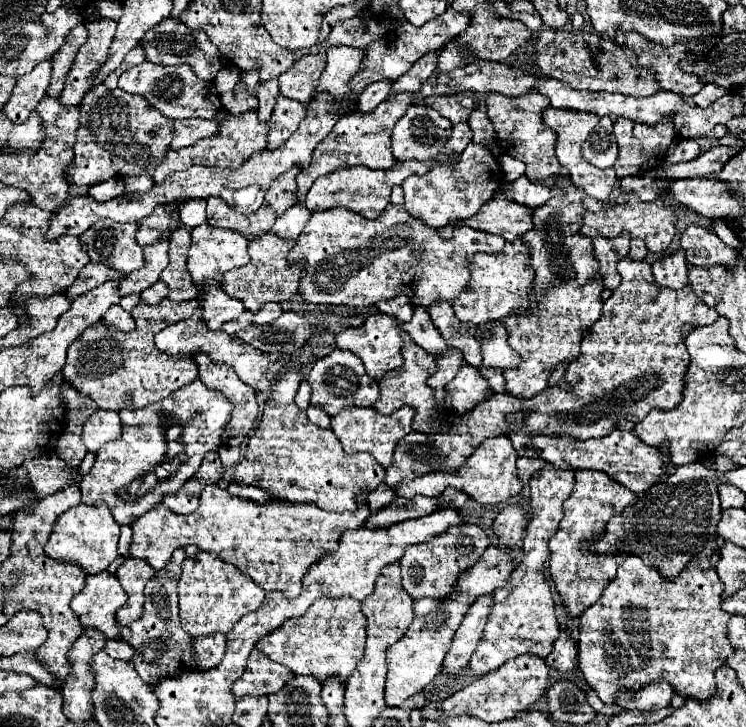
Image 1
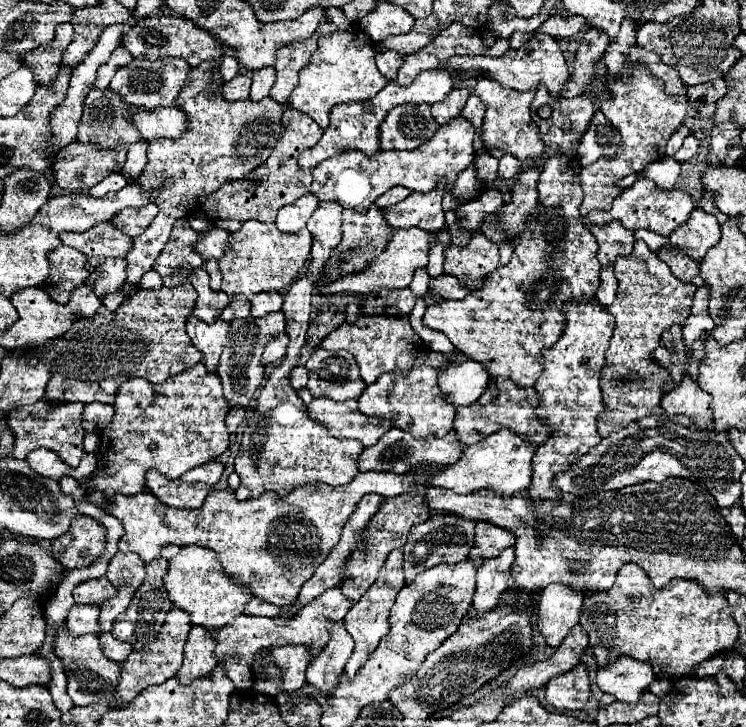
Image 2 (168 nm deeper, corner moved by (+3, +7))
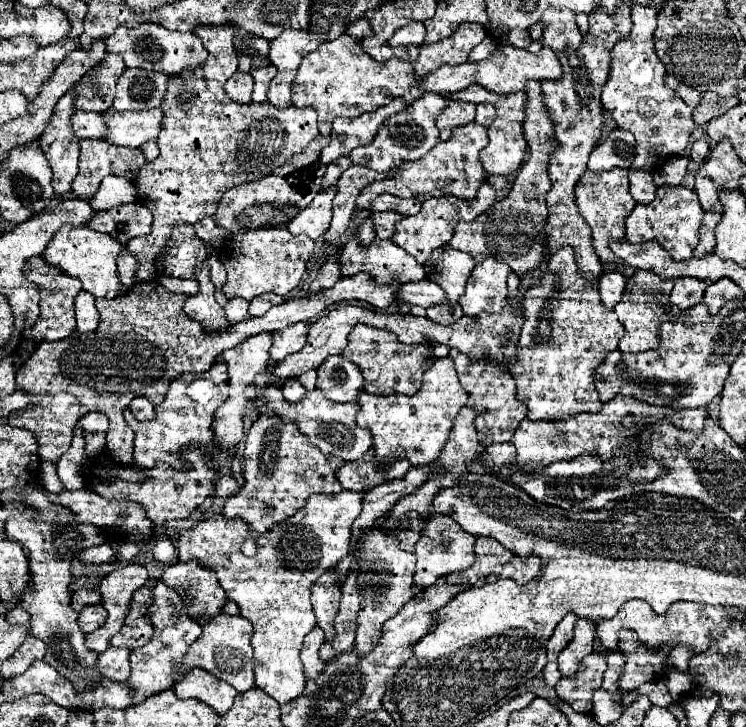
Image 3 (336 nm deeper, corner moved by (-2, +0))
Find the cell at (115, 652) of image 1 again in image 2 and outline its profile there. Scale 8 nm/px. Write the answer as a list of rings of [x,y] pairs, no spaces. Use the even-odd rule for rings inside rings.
[[[109,632],[105,634],[99,634],[99,640],[101,640],[101,648],[103,648],[103,654],[107,654],[107,658],[115,660],[115,662],[125,662],[125,658],[131,654],[131,646],[127,646],[125,642],[119,642],[115,640]]]

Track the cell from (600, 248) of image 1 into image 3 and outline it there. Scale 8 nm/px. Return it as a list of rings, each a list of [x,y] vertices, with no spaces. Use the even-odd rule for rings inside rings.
[[[586,169],[586,173],[576,183],[576,205],[580,209],[580,215],[592,227],[594,249],[602,261],[612,261],[616,265],[624,265],[624,261],[614,257],[608,243],[620,241],[624,237],[624,221],[630,215],[630,211],[636,207],[636,201],[628,191],[628,171],[630,169],[610,169],[610,171]]]

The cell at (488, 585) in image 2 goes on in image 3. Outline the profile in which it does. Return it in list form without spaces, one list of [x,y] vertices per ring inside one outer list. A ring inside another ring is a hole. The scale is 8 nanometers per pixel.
[[[518,555],[508,561],[500,573],[500,579],[514,579],[518,585],[528,585],[532,579],[536,579],[540,573],[540,557],[530,555],[528,559],[522,559]]]

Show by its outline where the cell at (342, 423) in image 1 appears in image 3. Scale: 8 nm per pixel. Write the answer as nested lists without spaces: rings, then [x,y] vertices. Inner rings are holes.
[[[268,385],[266,389],[260,391],[260,395],[256,397],[258,401],[258,415],[278,415],[284,423],[296,423],[300,433],[304,437],[308,437],[312,447],[318,447],[322,453],[330,453],[336,455],[344,461],[356,461],[358,457],[366,455],[368,449],[372,447],[372,437],[368,433],[368,429],[360,429],[354,421],[356,413],[358,413],[358,403],[350,401],[350,403],[334,403],[330,399],[324,397],[324,393],[320,389],[308,391],[298,403],[288,403],[282,395],[282,389],[276,385]]]

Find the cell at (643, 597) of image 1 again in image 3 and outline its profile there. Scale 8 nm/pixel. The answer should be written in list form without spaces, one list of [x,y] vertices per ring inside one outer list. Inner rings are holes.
[[[632,599],[632,601],[622,605],[622,609],[616,613],[616,617],[612,617],[610,621],[600,621],[600,625],[596,625],[596,631],[598,631],[598,639],[600,639],[602,647],[608,649],[608,651],[618,649],[618,631],[624,629],[624,627],[634,629],[638,633],[640,641],[644,641],[648,647],[660,647],[660,643],[666,643],[666,641],[678,637],[680,643],[670,653],[668,669],[688,671],[690,657],[704,651],[704,649],[708,649],[708,645],[712,643],[710,641],[712,629],[726,629],[728,625],[730,625],[730,617],[728,617],[724,607],[712,607],[712,605],[704,605],[704,603],[680,601],[680,603],[670,605],[664,615],[656,615],[648,603],[644,603],[640,599]]]

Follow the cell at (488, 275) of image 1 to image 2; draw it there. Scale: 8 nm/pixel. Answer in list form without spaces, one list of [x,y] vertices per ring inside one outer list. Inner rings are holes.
[[[441,274],[439,278],[435,278],[435,282],[429,282],[445,300],[461,300],[465,298],[471,290],[467,286],[461,284],[459,278],[455,276],[447,276],[447,274]]]

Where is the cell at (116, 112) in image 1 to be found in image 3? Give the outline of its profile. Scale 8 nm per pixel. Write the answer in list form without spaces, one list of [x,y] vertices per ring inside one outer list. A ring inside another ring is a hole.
[[[74,111],[72,129],[78,139],[102,139],[104,133],[108,131],[102,113],[86,113],[86,111]]]

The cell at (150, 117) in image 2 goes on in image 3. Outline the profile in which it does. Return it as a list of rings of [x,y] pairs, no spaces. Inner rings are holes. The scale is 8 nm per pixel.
[[[156,107],[150,111],[124,113],[108,109],[104,111],[104,123],[108,127],[104,141],[122,147],[140,147],[142,143],[158,137],[162,125],[162,109]]]

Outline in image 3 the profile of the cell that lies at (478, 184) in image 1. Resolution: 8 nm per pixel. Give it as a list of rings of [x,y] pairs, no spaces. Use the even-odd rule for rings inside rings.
[[[384,211],[384,213],[372,213],[370,217],[372,217],[374,231],[376,231],[376,235],[378,235],[380,239],[390,239],[396,221],[402,219],[400,213],[390,213],[390,211]]]

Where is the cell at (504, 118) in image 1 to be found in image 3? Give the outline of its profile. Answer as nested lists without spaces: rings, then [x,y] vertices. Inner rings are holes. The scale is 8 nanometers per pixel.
[[[474,83],[458,93],[446,93],[444,95],[446,101],[468,101],[468,103],[492,103],[496,107],[496,121],[490,125],[488,129],[488,137],[490,143],[482,149],[480,153],[480,161],[486,169],[488,175],[506,175],[510,177],[512,173],[518,171],[518,167],[522,165],[524,157],[526,157],[526,141],[522,137],[522,121],[524,121],[524,91],[516,91],[516,93],[508,93],[508,95],[496,95],[488,89],[484,89],[482,85]]]

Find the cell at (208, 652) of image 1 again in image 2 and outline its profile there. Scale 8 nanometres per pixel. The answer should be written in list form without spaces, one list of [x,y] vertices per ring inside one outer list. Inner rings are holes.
[[[193,626],[185,642],[185,660],[183,666],[179,668],[177,678],[183,684],[191,684],[195,678],[207,676],[207,672],[211,672],[213,666],[217,664],[215,646],[217,642],[211,630],[203,626]]]

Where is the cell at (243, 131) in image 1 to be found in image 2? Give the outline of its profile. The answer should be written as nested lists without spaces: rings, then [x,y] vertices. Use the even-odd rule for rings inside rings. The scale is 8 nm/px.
[[[209,62],[191,70],[189,84],[179,94],[179,106],[189,116],[187,134],[181,138],[161,138],[151,140],[147,148],[149,164],[137,182],[145,190],[159,190],[153,202],[159,206],[157,218],[149,228],[133,238],[131,254],[127,254],[127,282],[137,284],[145,272],[149,272],[169,240],[171,228],[179,218],[189,216],[193,208],[201,208],[203,202],[221,184],[229,180],[241,180],[257,166],[267,160],[275,138],[279,138],[279,118],[283,114],[283,104],[273,98],[263,98],[259,102],[239,100],[227,102],[221,94],[223,78],[219,74],[219,62]]]

